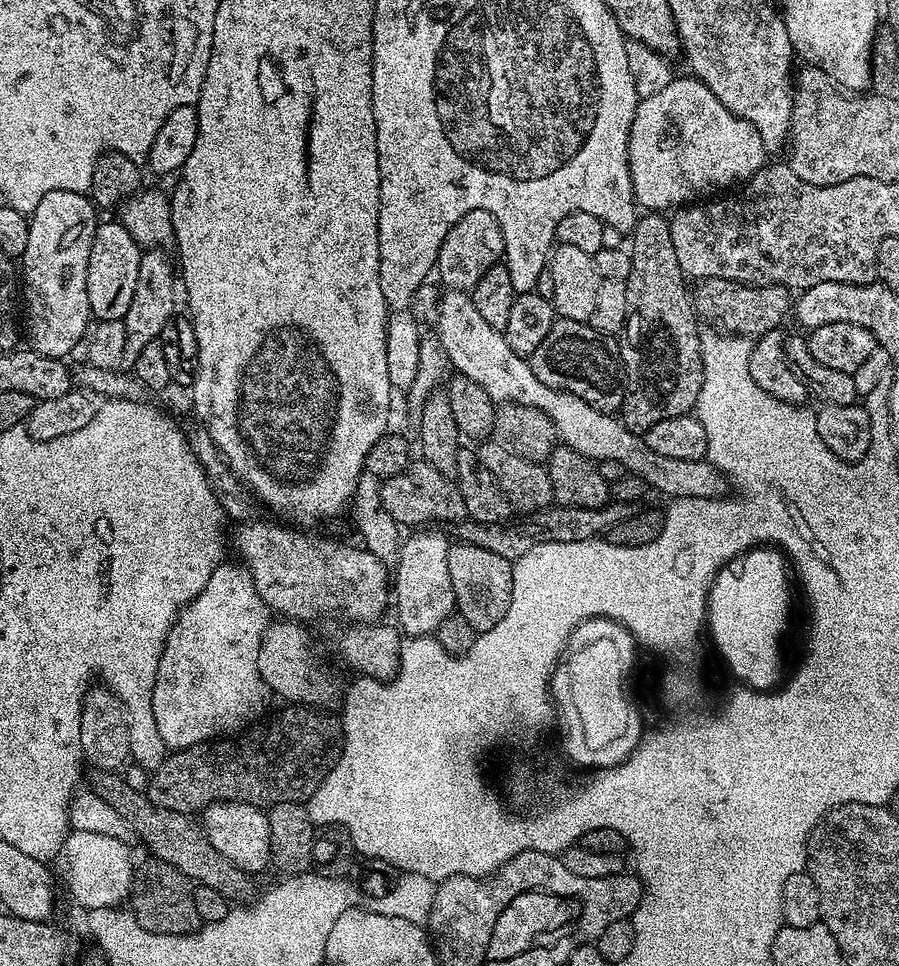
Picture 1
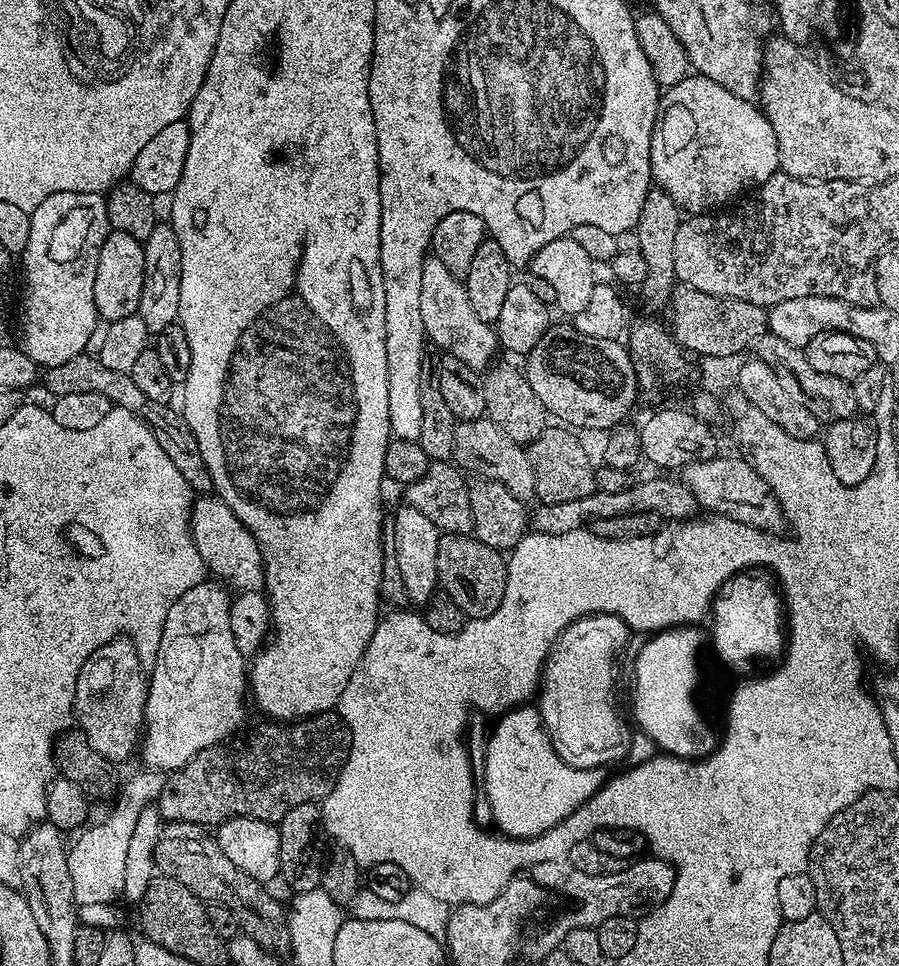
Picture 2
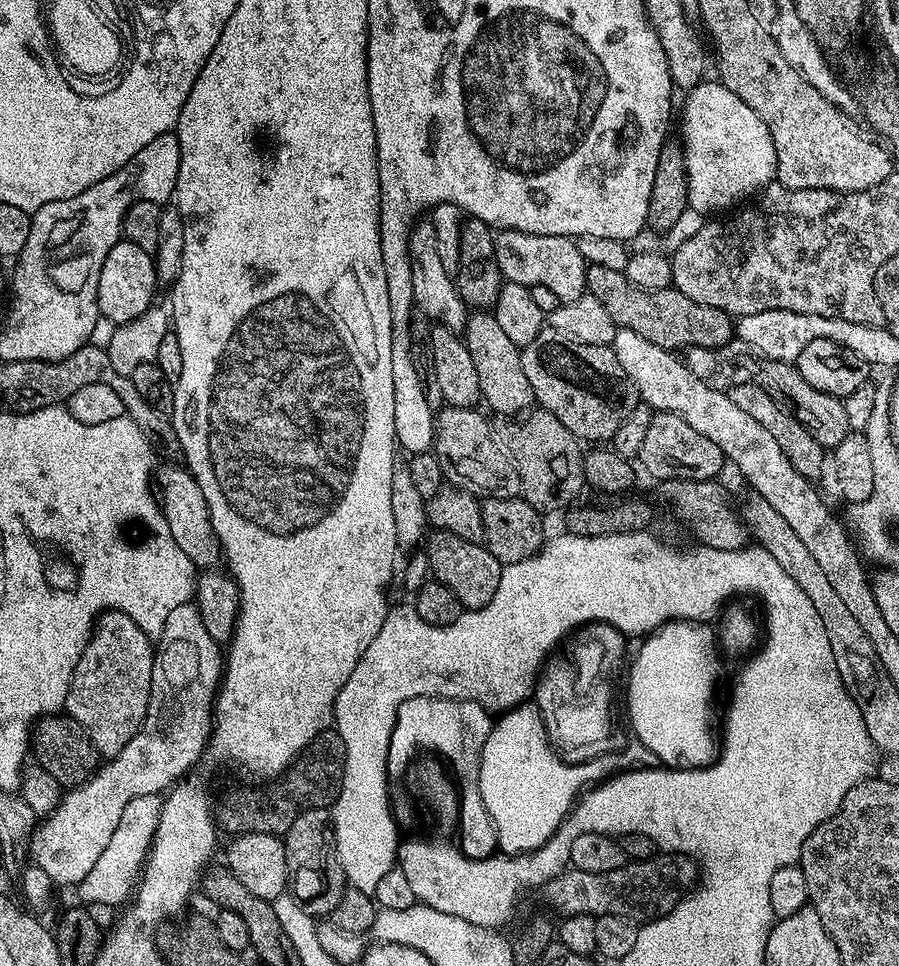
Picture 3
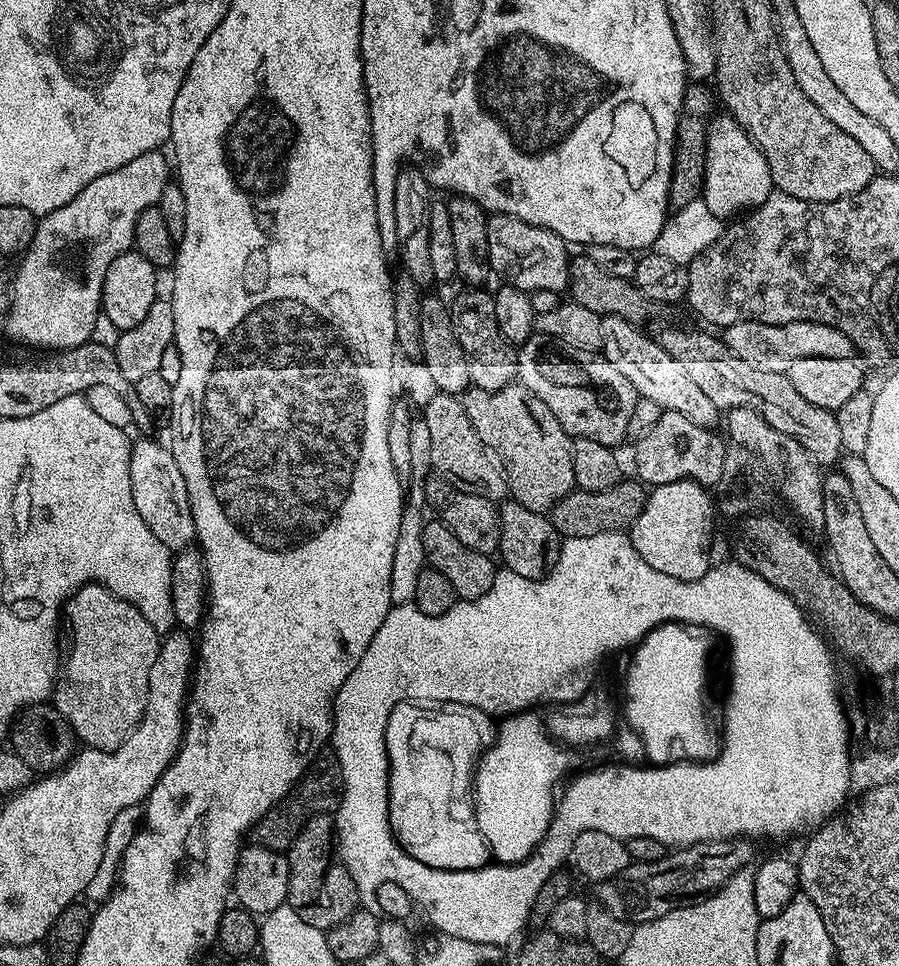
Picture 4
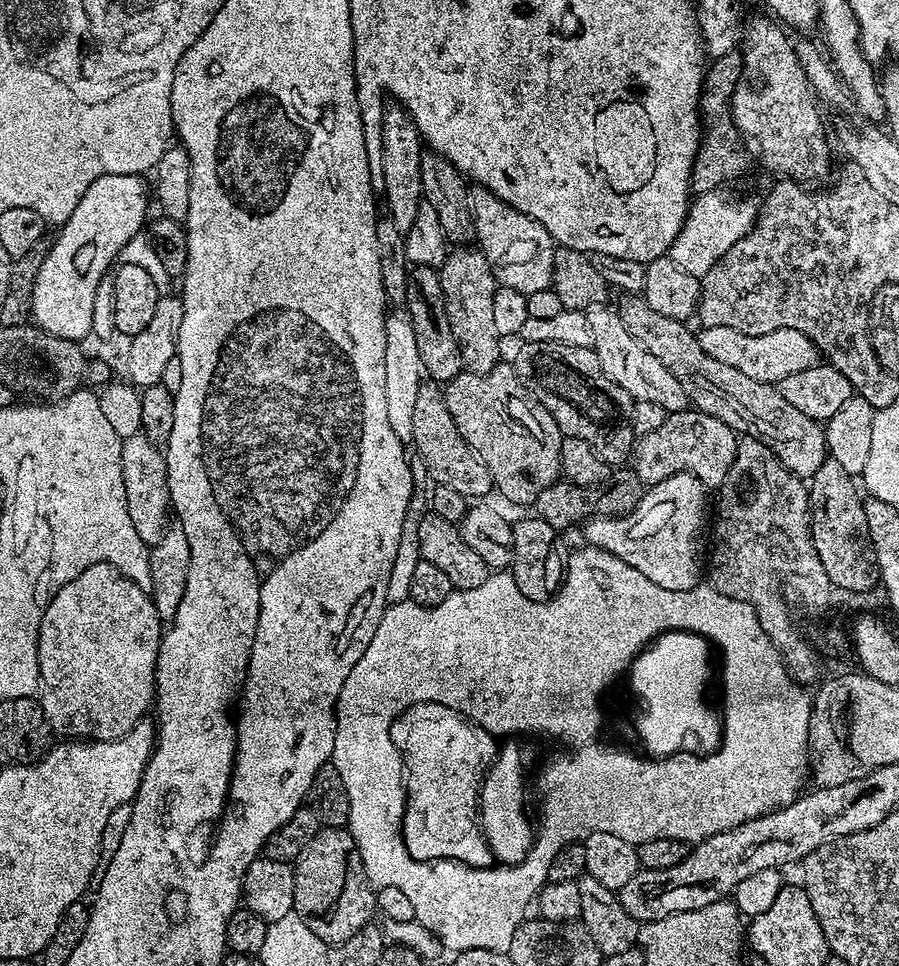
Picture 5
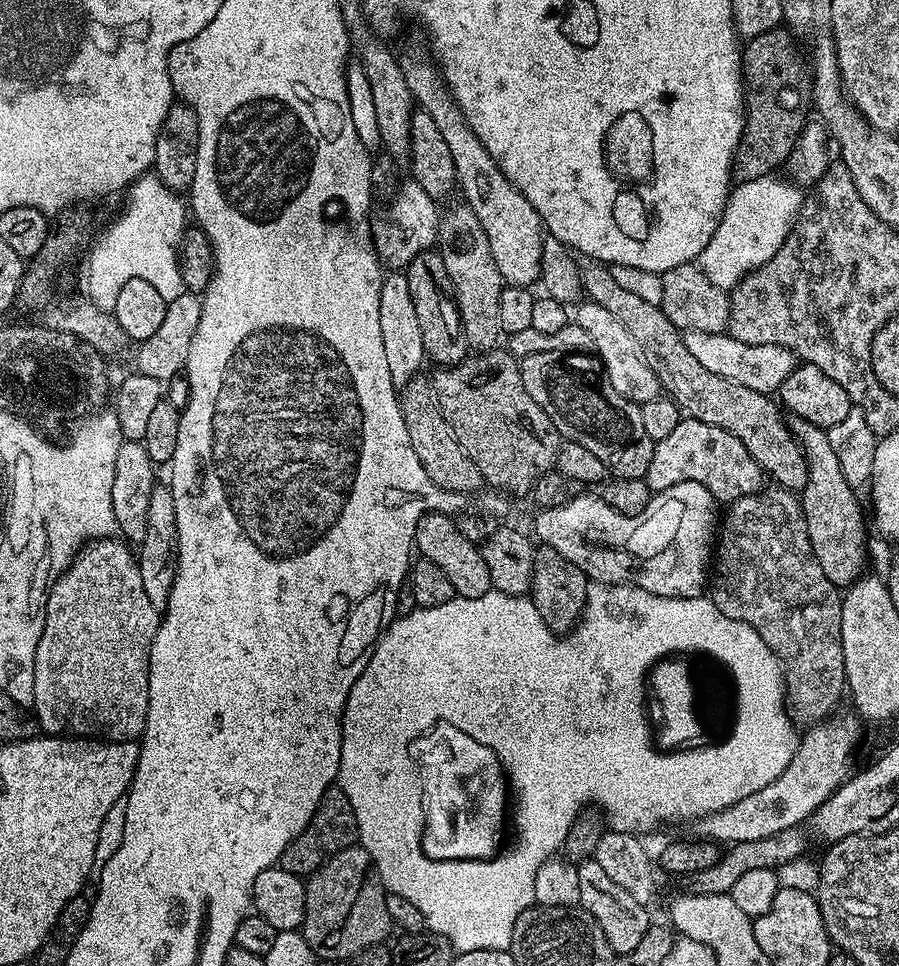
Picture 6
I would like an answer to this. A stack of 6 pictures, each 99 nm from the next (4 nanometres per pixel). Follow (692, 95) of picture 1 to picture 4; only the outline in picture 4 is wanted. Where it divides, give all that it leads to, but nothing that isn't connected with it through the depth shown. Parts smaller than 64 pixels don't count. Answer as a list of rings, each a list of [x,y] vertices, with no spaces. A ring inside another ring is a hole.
[[[717,115],[708,129],[702,193],[706,206],[710,206],[710,214],[714,214],[722,222],[762,206],[762,202],[766,202],[768,195],[774,191],[770,166],[762,150],[756,147],[747,130],[737,120],[733,120],[731,115],[723,115]]]

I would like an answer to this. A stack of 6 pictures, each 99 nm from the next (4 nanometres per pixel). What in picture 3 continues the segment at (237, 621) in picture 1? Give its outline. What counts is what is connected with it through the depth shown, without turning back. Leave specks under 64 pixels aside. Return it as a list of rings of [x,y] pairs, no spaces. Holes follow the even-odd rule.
[[[189,602],[170,610],[170,618],[166,618],[166,626],[154,644],[150,702],[138,734],[134,734],[127,746],[117,756],[111,757],[87,782],[65,791],[60,797],[60,805],[49,816],[43,817],[42,823],[32,834],[31,859],[35,867],[41,868],[52,879],[53,885],[79,886],[82,878],[94,870],[94,862],[98,862],[102,850],[106,850],[118,826],[118,818],[122,818],[122,810],[126,810],[126,802],[140,798],[142,794],[167,793],[177,781],[195,769],[192,767],[196,763],[201,763],[208,738],[212,734],[216,694],[224,678],[225,659],[221,645],[206,630],[202,614],[195,603]]]

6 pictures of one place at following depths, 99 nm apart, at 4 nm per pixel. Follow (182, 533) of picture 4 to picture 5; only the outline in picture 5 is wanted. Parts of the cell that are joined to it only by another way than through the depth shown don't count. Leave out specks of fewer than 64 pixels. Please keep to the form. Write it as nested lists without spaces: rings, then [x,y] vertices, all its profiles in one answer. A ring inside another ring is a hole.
[[[141,432],[123,439],[122,478],[130,520],[138,531],[138,536],[149,546],[158,543],[163,536],[163,529],[168,520],[166,516],[169,516],[171,509],[168,471],[163,451],[150,443]]]

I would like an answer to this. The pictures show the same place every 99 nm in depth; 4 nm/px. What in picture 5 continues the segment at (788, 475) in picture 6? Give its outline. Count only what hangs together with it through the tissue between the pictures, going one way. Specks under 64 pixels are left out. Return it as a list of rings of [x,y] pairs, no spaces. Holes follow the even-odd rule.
[[[643,298],[621,300],[624,301],[618,304],[618,311],[622,326],[626,326],[632,337],[643,348],[650,350],[650,354],[654,354],[654,358],[658,358],[658,362],[662,362],[662,366],[666,366],[678,378],[695,411],[705,412],[722,420],[726,416],[724,400],[732,404],[728,408],[729,417],[737,416],[738,419],[753,424],[757,428],[755,431],[765,441],[775,445],[775,454],[784,463],[786,470],[805,482],[811,481],[812,475],[822,466],[822,462],[829,459],[821,421],[806,418],[802,410],[795,408],[791,402],[786,402],[777,385],[746,378],[742,370],[734,370],[734,366],[722,366],[722,362],[710,358],[702,350],[699,339],[688,329],[689,325],[685,321],[666,318],[666,314],[650,310]]]

